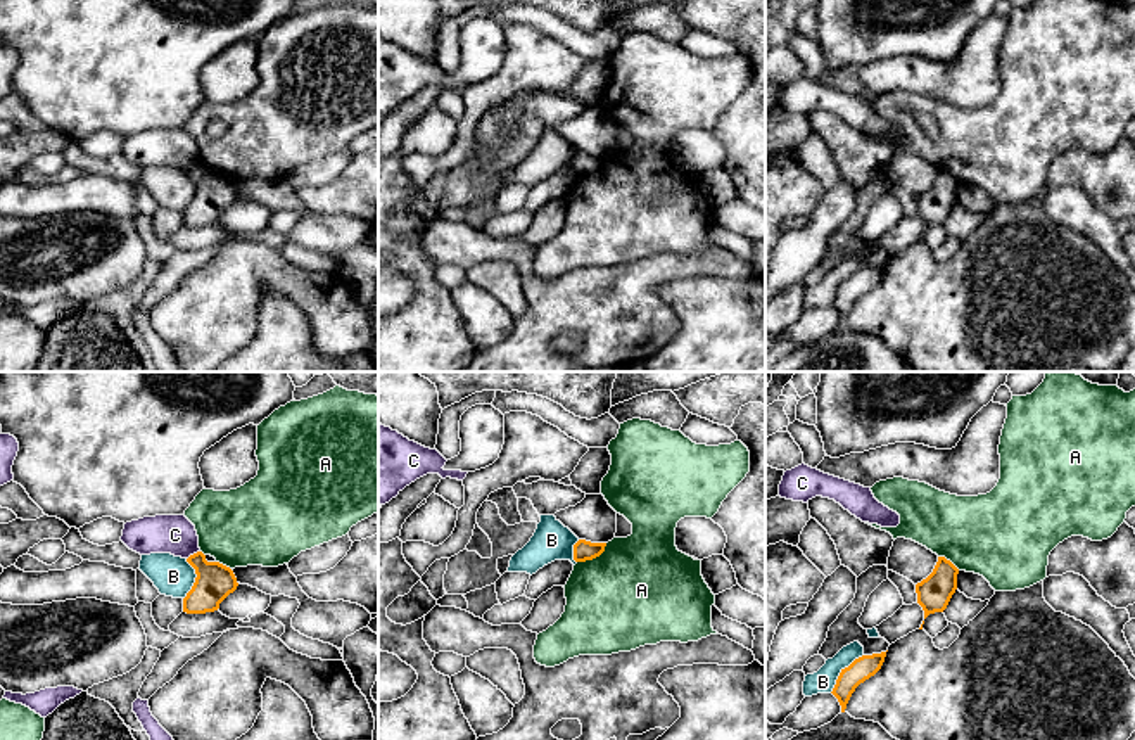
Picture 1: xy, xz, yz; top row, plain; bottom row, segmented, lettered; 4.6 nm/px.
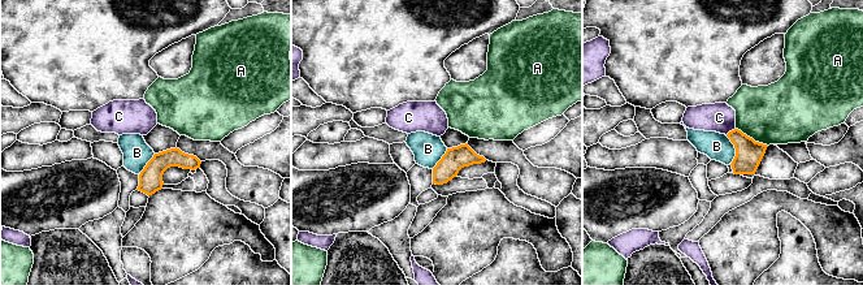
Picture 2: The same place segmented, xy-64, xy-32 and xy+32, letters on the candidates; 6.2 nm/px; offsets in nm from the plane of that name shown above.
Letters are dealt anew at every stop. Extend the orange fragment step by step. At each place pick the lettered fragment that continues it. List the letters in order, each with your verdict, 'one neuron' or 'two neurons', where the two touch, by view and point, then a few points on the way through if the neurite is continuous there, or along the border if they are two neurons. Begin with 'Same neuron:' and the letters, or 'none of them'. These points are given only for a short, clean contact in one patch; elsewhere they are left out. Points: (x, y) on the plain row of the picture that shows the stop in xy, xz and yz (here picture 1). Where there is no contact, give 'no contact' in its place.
Same neuron: none of them
A: two neurons; contact xz (593, 170)
B: two neurons; contact yz (842, 284)
C: two neurons; contact xy (194, 166); border xy (199, 163), (187, 172)

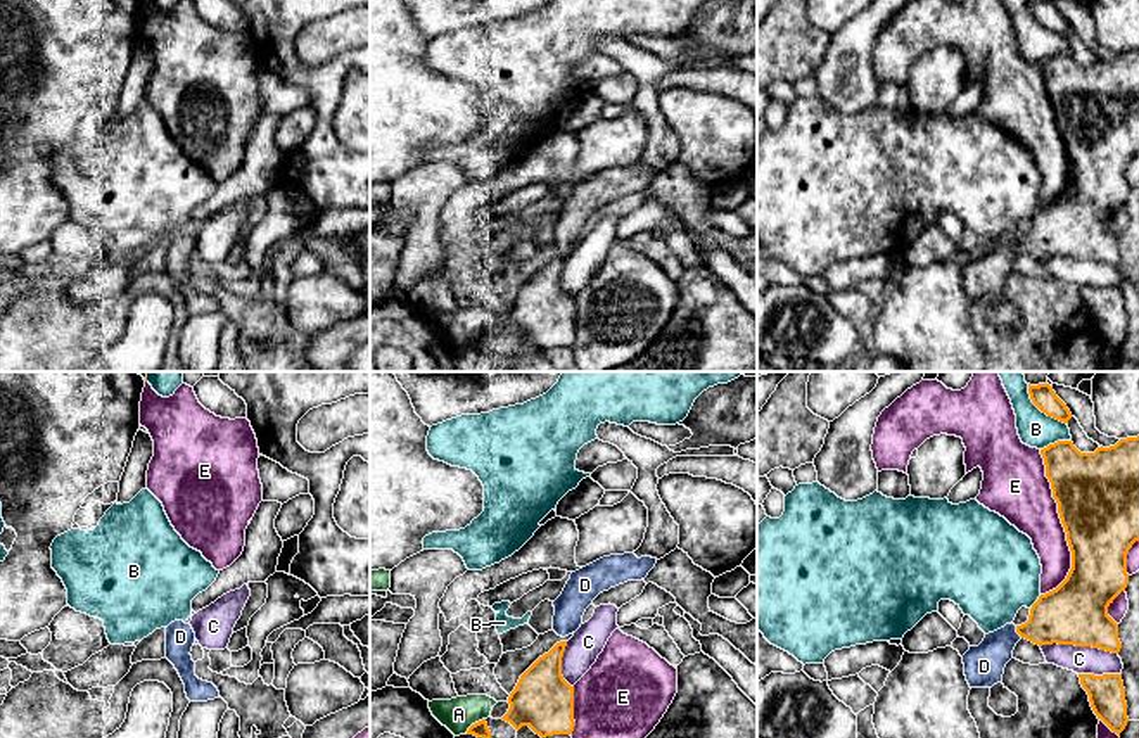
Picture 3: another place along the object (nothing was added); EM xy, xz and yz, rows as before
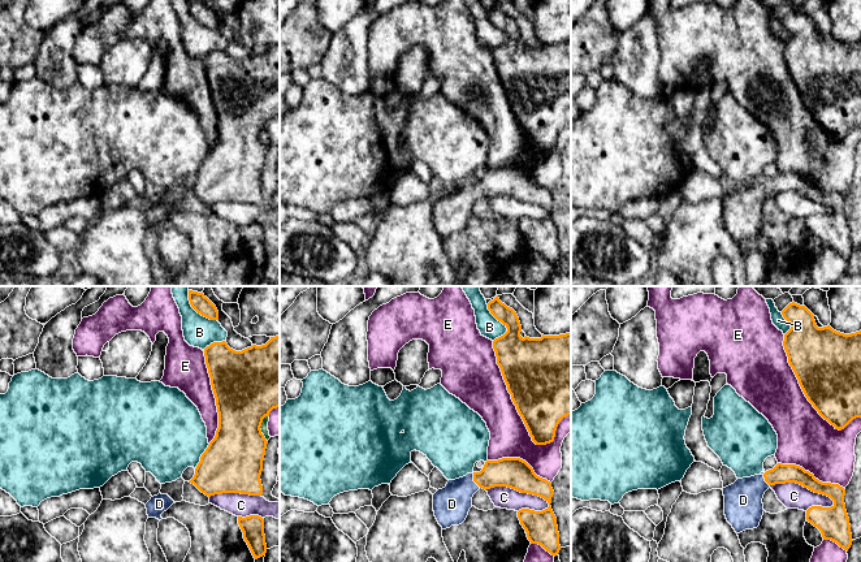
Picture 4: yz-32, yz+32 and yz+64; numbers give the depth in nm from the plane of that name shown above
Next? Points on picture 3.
Same neuron: D
A: two neurons; contact xz (476, 336)
B: two neurons; contact yz (1043, 25)
C: two neurons; contact yz (1079, 258)
D: one neuron; contact yz (1017, 244); way yz (1067, 229), (1017, 244), (984, 279)
E: two neurons; contact yz (1062, 135)

